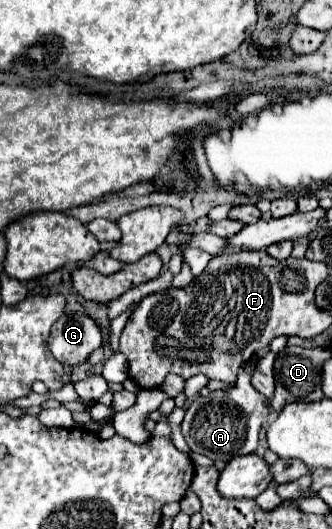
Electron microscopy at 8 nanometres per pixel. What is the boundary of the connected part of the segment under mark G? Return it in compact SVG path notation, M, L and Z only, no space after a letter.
M76 311L64 313L50 333L50 351L52 355L70 367L84 365L92 351L102 347L102 333L94 319Z

